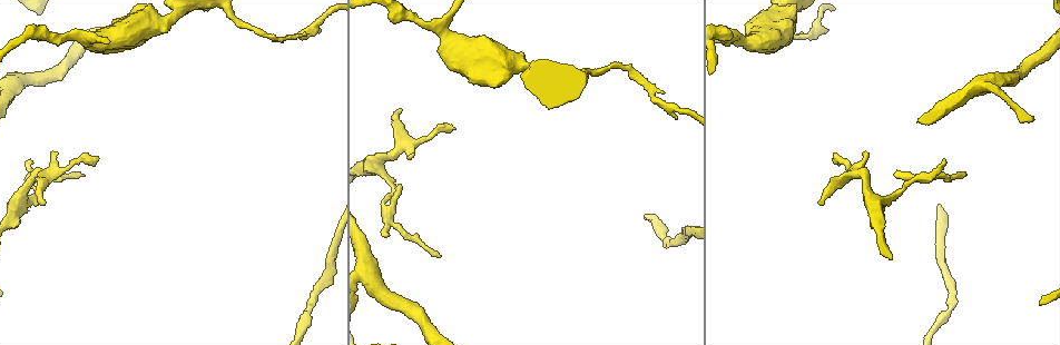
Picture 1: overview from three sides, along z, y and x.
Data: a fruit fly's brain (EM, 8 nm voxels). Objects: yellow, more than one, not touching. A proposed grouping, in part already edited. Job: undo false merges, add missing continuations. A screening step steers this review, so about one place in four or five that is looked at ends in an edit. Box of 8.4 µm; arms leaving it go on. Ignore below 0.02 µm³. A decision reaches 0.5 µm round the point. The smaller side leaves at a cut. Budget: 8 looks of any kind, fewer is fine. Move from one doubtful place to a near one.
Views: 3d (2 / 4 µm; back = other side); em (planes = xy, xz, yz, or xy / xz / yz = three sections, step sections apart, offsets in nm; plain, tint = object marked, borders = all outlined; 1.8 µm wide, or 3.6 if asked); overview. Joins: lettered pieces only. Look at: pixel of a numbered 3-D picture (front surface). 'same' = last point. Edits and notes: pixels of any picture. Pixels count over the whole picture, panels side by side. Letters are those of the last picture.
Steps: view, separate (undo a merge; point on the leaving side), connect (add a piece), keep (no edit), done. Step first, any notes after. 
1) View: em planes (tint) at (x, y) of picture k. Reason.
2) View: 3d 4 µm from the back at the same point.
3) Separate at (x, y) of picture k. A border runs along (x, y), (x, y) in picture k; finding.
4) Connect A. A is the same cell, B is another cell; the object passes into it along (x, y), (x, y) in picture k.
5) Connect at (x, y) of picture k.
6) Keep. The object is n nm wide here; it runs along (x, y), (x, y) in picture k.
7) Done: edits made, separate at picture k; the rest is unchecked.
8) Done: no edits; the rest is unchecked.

View: 3d 2 µm at (439, 255) of picture 1. An open end.

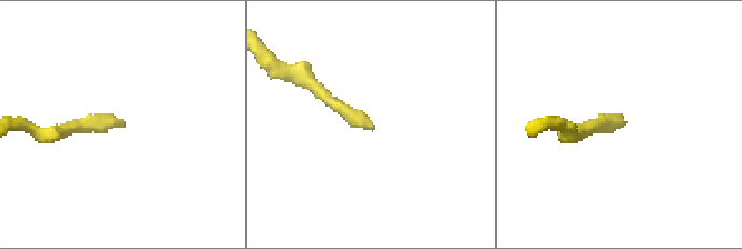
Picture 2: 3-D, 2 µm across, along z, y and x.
View: em yz step 16 (borders) at (124, 122) of picture 2. Shape alone is not enough.

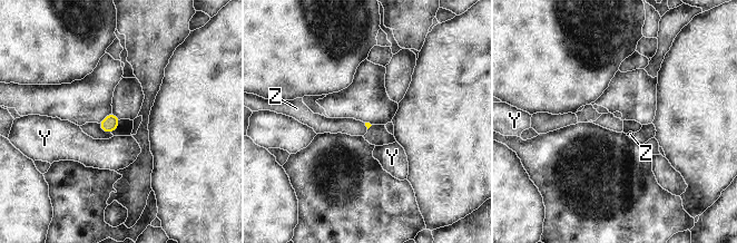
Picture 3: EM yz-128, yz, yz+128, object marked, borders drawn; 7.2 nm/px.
View: em planes (borders) at the same point.

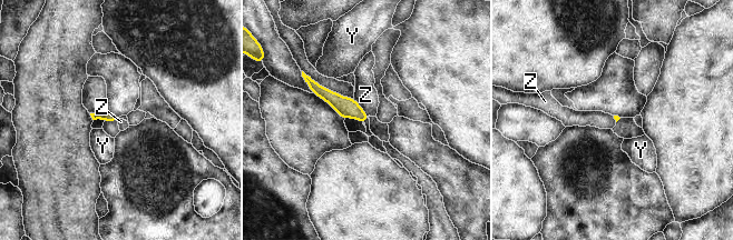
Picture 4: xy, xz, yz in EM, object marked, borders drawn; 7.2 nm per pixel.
Keep. Y and Z are other cells; none of them fits.

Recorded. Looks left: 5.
View: em planes (tint) at (837, 159) of picture 1.

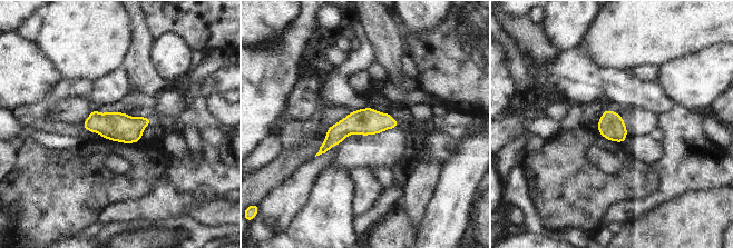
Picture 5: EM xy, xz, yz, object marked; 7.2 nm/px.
View: em planes (borders) at the same point. See the neighbours.

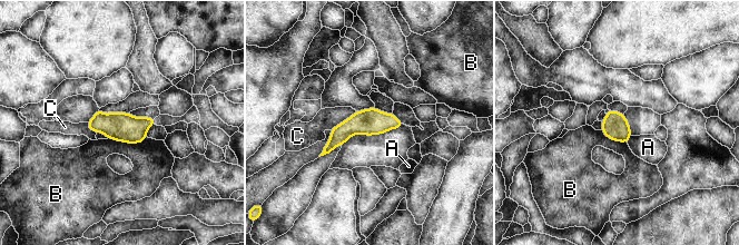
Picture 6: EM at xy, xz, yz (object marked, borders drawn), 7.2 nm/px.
Keep. The object is 190 nm wide here; A, B and C are other cells; it runs along (398, 123), (353, 125), (326, 150) in picture 6; none of them fits.

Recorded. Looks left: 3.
Done: no edits; the rest is unchecked.

